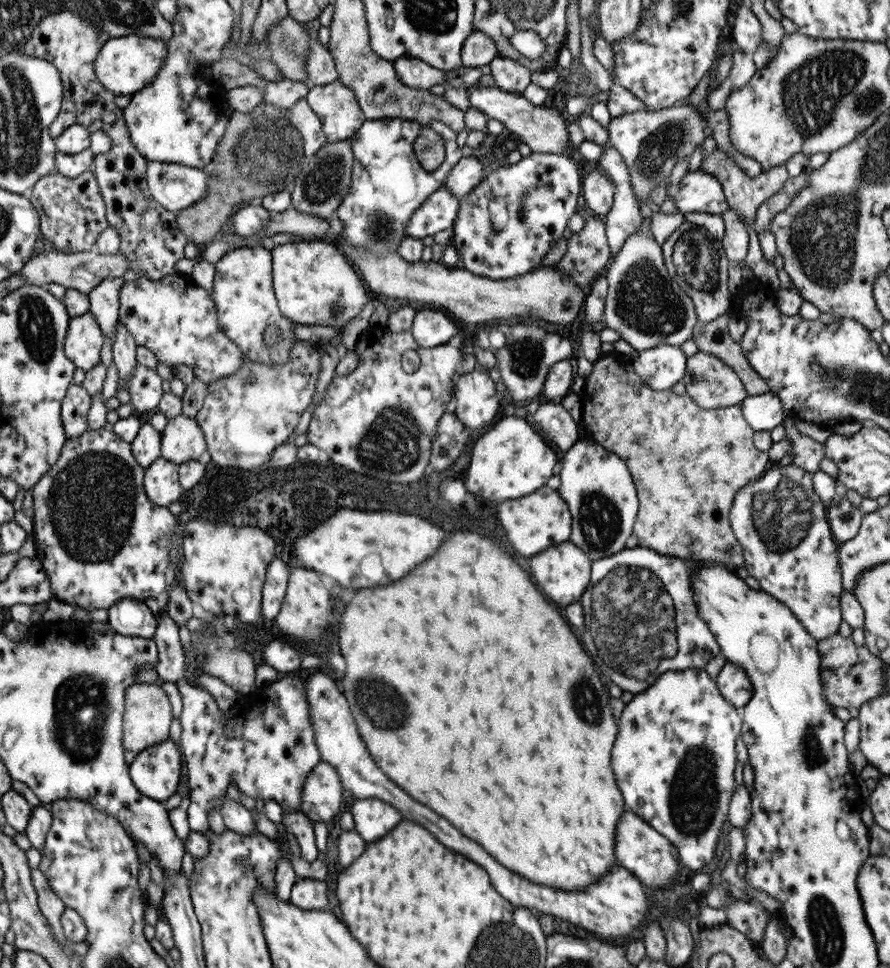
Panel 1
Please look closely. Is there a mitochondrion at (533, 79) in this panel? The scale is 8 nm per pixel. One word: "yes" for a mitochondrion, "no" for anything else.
no

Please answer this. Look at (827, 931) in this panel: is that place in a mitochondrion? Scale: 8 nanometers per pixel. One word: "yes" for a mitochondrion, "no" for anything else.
yes

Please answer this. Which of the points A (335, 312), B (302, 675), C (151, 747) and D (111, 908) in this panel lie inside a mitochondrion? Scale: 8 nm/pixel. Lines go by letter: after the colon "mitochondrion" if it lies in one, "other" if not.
A: mitochondrion
B: other
C: other
D: mitochondrion

